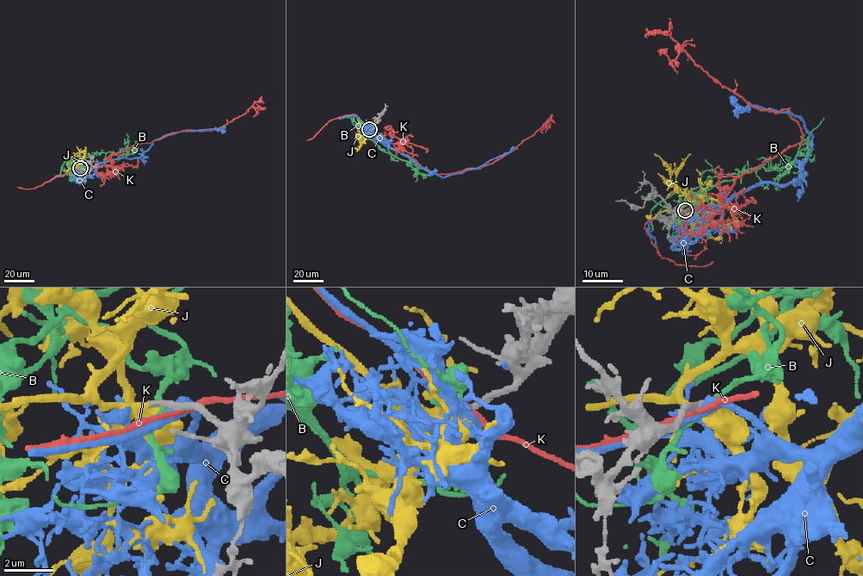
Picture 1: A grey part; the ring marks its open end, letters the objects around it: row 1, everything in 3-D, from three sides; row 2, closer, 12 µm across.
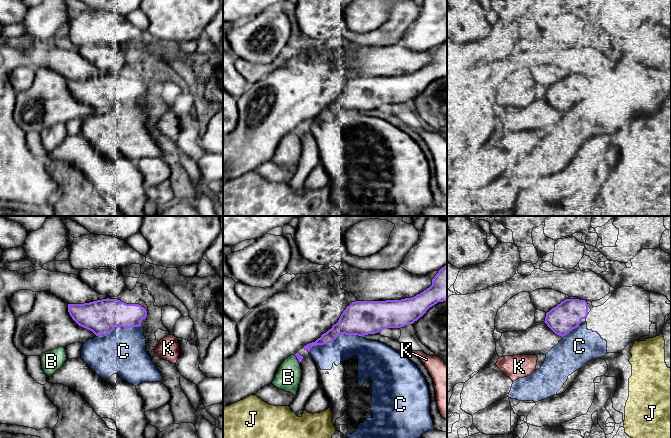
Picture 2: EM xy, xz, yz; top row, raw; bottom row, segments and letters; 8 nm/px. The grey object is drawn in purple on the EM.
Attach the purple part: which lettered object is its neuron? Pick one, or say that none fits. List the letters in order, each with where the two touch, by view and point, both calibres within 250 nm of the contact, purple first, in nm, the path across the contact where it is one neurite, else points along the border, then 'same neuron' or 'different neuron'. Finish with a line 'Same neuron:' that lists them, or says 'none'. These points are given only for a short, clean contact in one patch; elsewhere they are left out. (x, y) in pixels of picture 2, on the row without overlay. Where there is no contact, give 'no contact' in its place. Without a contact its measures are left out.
B: contact xz (297, 134); calibres 50 and 200 nm; border xz (294, 131), (299, 139); different neuron
C: contact xz (335, 114); calibres 280 and 200 nm; different neuron
J: no contact; same neuron
K: no contact; different neuron
Same neuron: J

